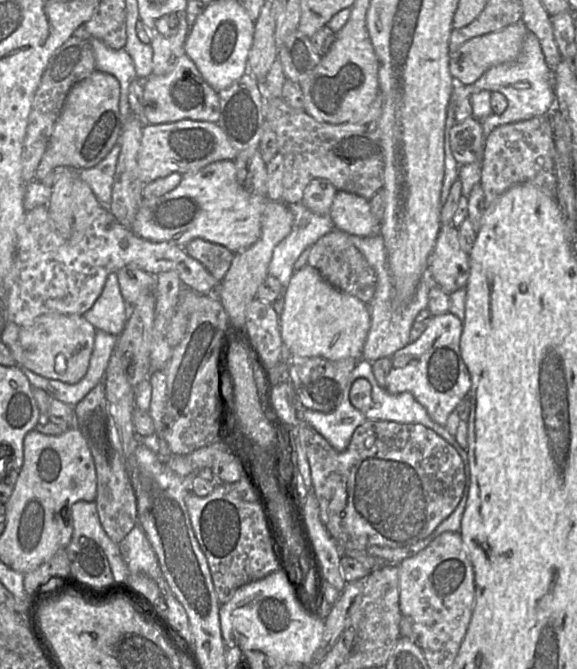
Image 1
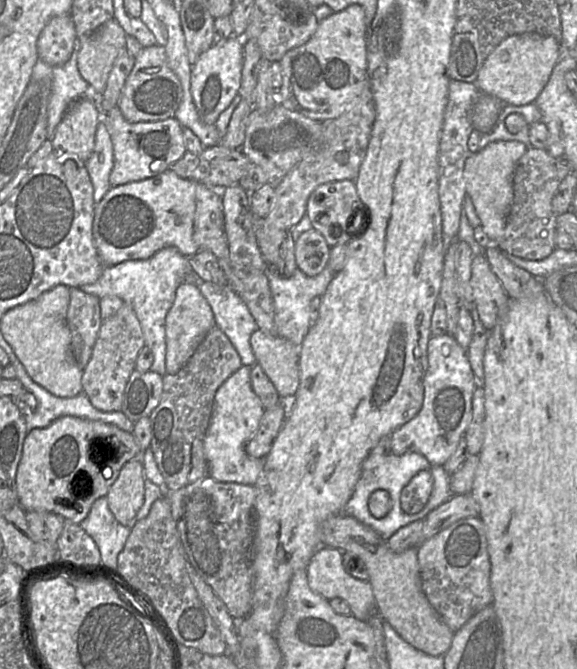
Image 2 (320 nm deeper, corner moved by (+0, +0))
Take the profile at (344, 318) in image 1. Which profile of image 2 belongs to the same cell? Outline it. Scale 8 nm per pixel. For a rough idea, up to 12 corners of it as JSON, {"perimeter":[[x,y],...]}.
{"perimeter":[[315,229],[295,240],[298,268],[319,275],[329,260],[329,245]]}

